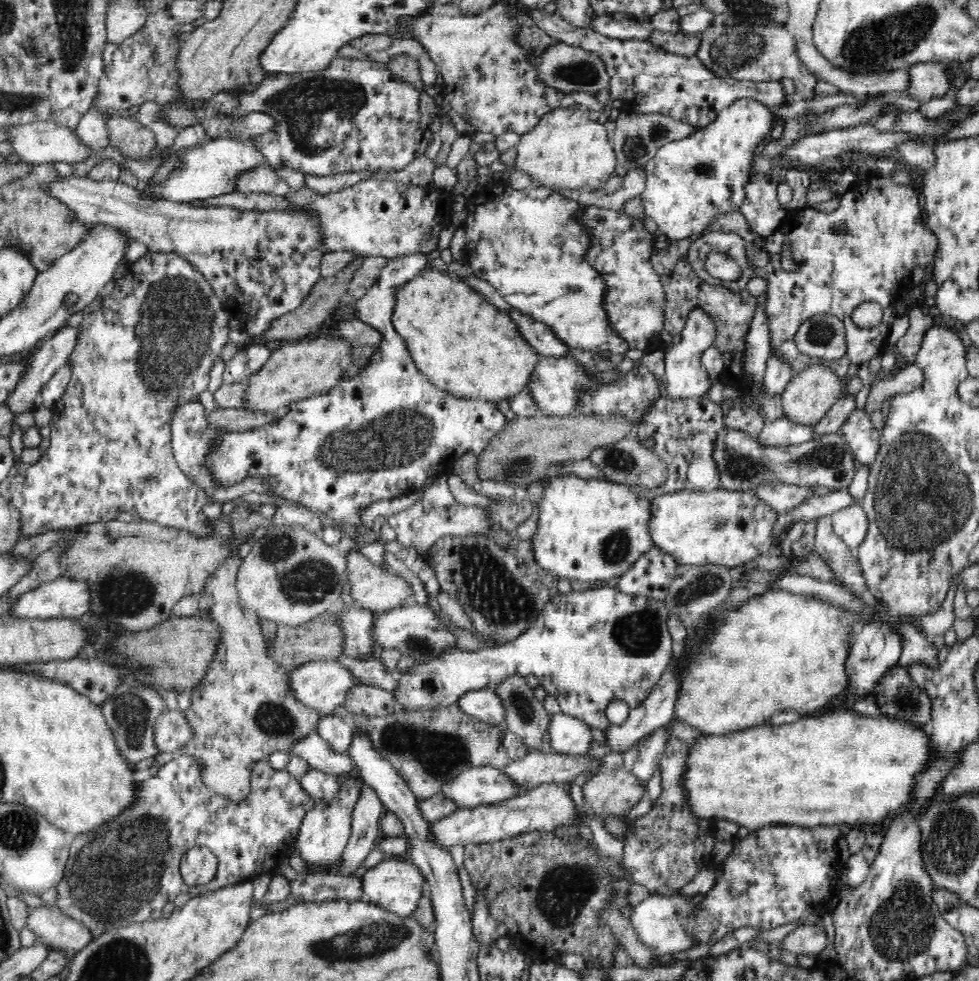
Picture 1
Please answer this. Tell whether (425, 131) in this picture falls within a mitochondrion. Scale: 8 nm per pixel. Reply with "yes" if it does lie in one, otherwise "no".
no

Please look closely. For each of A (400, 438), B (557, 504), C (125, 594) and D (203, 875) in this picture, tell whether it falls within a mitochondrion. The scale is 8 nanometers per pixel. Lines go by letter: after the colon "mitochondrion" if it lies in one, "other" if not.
A: mitochondrion
B: other
C: mitochondrion
D: other

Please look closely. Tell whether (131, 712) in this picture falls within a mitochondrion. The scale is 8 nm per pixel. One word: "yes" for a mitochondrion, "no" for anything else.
yes

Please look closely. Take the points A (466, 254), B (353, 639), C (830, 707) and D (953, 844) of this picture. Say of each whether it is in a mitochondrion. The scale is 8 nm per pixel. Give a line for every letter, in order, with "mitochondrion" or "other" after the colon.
A: other
B: other
C: other
D: mitochondrion

